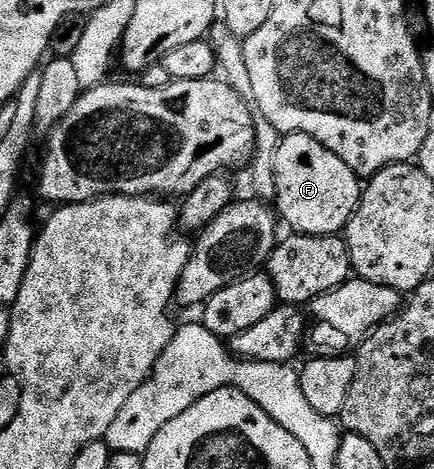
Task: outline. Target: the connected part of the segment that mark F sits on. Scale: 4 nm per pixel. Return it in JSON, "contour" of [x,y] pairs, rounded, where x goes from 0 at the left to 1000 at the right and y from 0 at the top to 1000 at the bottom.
{"contour":[[[661,284],[647,294],[634,339],[631,429],[638,461],[657,478],[661,471],[680,499],[707,497],[712,505],[786,499],[829,433],[836,401],[811,356],[728,296],[698,284]]]}

